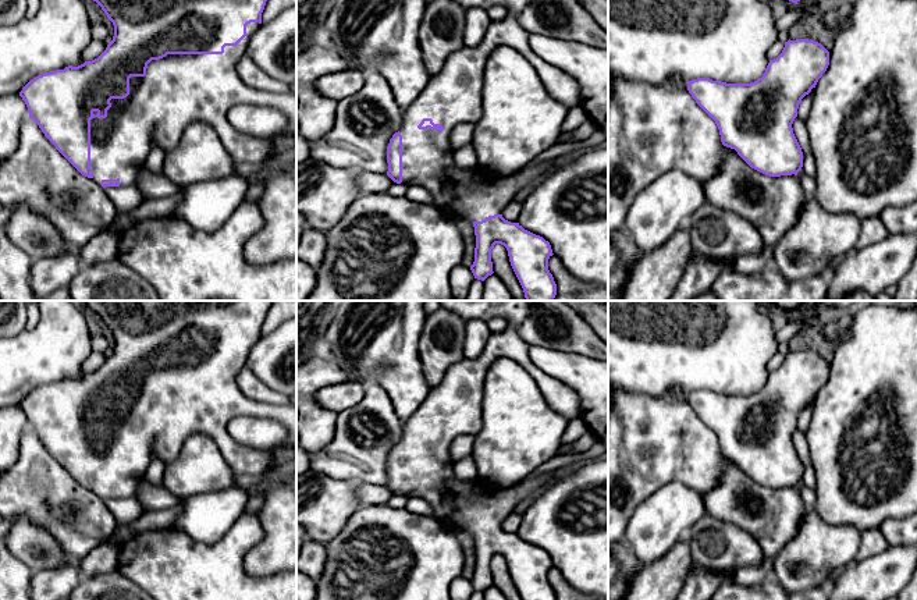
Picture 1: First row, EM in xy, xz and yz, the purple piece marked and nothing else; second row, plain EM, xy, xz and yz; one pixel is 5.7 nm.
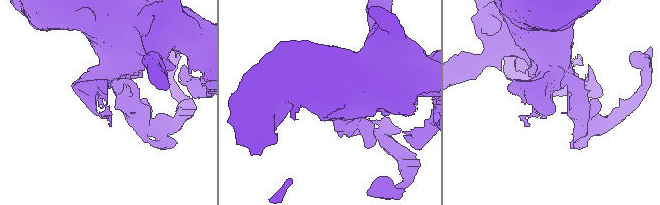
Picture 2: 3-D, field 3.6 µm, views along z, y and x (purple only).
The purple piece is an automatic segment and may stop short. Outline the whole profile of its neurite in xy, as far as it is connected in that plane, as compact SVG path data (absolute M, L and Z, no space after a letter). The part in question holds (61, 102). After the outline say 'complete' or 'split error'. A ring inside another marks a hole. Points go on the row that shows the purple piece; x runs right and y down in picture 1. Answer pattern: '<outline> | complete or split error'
M93 0L114 25L113 40L95 60L78 67L68 65L64 70L45 72L31 79L19 92L32 118L56 149L85 177L106 187L127 187L136 182L141 168L153 146L164 152L163 173L174 184L185 188L207 180L218 180L234 175L241 163L262 163L274 150L273 138L282 134L296 138L296 97L263 92L248 86L237 74L237 63L245 56L249 38L262 24L262 13L267 0Z | split error

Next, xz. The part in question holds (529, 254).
M515 15L491 22L481 43L465 46L452 53L441 71L433 75L419 97L404 110L402 127L392 135L387 146L387 175L397 184L419 185L427 189L436 206L454 220L473 223L476 235L475 262L470 270L475 278L484 281L493 271L491 249L495 244L507 248L511 266L523 288L526 301L552 301L557 284L548 270L548 259L554 255L551 245L543 237L525 230L519 223L502 217L502 209L515 195L536 177L547 175L565 157L532 164L543 152L558 143L562 125L572 106L580 102L580 86L575 78L548 64L534 54L525 31ZM463 123L475 125L473 146L479 159L477 170L461 170L454 163L454 149L448 139L451 131Z | split error

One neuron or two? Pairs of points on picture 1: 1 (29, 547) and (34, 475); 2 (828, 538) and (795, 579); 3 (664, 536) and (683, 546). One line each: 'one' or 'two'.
1: two
2: one
3: two

